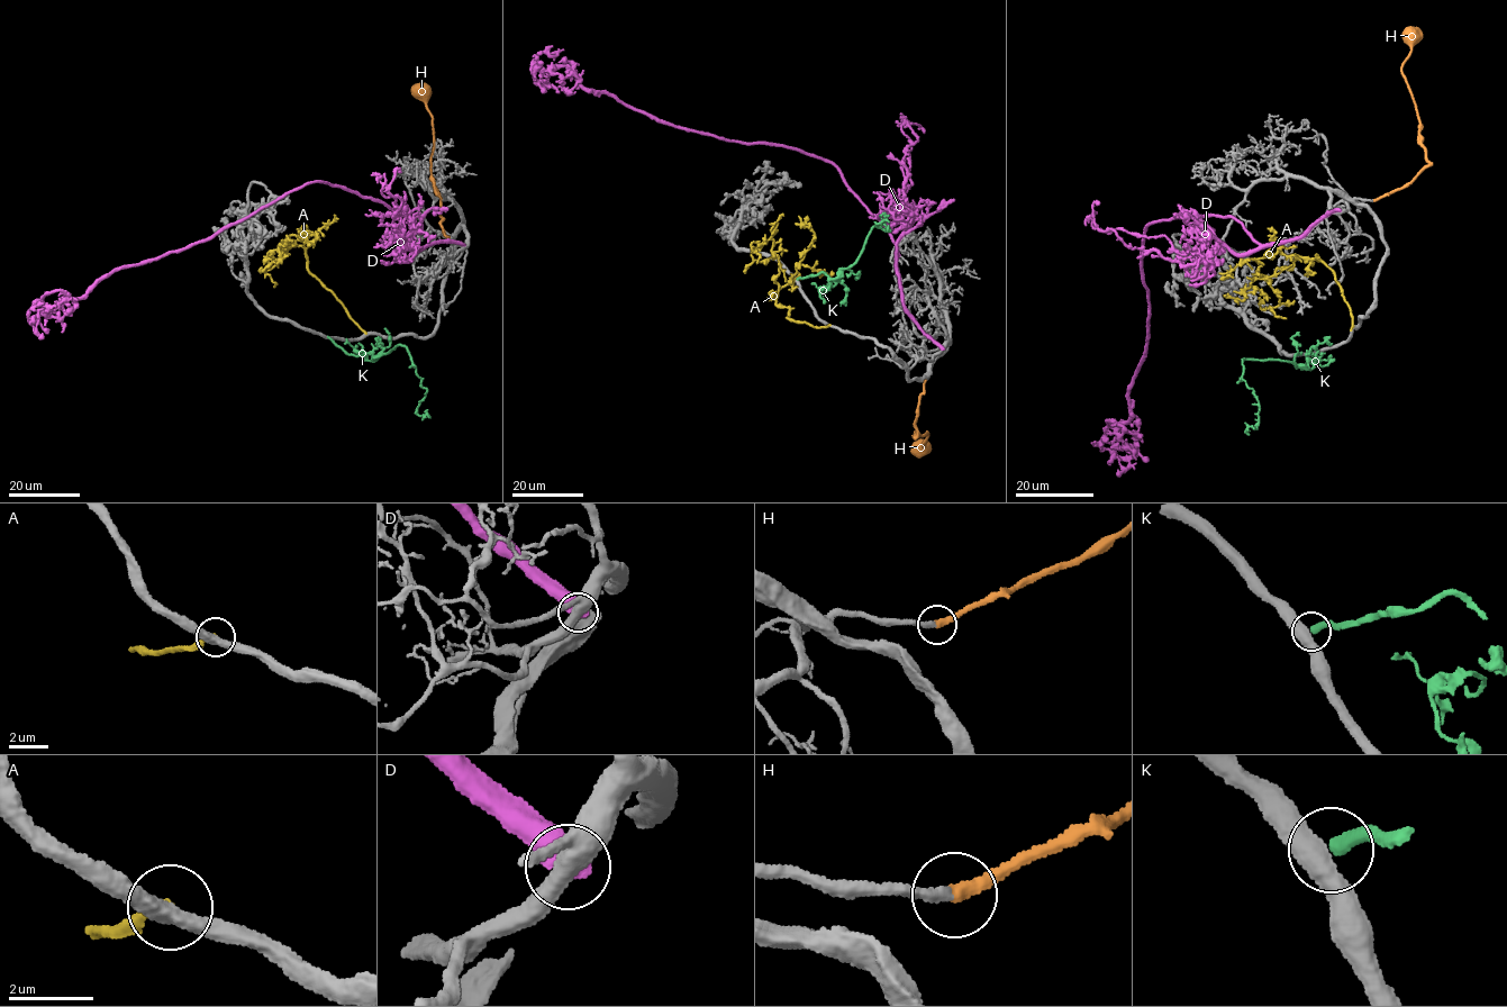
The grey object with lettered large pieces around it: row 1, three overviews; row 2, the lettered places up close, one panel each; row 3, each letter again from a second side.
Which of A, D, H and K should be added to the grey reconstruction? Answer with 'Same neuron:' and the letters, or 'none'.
Same neuron: H

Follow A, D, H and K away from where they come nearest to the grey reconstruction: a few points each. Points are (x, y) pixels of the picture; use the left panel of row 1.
A: (365, 333), (308, 271), (302, 246), (293, 245), (288, 237), (284, 243), (288, 247), (274, 262)
D: (463, 245), (407, 246), (387, 205), (317, 180), (83, 295), (52, 291), (38, 320)
H: (450, 241), (441, 225), (439, 197), (432, 171), (432, 118), (426, 102), (417, 93), (416, 83)
K: (327, 337), (368, 360), (397, 345), (405, 346), (426, 389), (417, 408), (419, 415), (426, 415), (421, 419)

